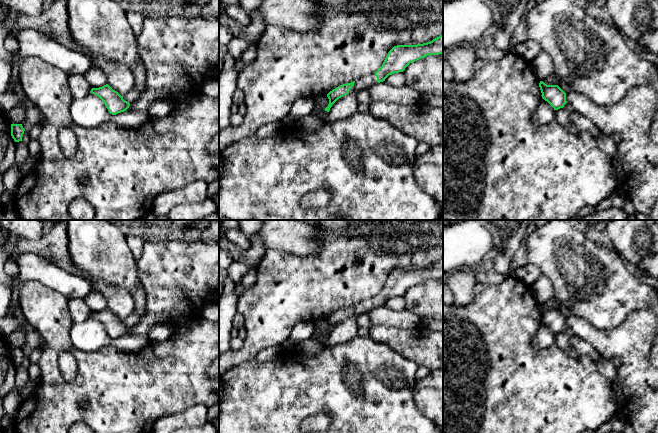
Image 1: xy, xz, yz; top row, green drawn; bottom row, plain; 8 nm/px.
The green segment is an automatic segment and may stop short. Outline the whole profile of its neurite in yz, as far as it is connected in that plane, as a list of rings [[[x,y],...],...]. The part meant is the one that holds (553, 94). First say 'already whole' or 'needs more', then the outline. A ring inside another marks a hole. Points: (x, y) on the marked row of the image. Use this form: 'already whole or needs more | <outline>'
already whole | [[[540,81],[539,87],[542,98],[547,101],[554,110],[563,108],[567,103],[566,93],[558,85],[547,85],[543,81]]]

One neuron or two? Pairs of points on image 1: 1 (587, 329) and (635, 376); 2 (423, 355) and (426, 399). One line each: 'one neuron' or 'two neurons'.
1: one neuron
2: two neurons

